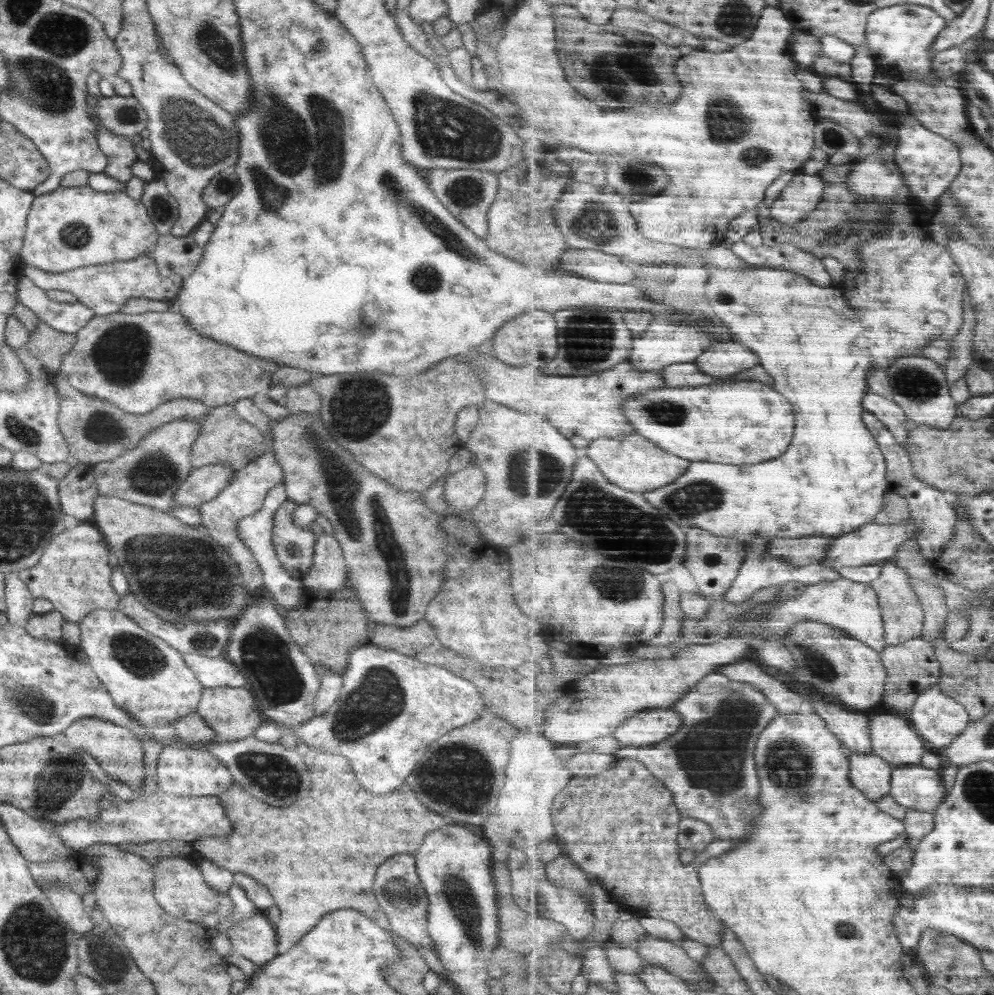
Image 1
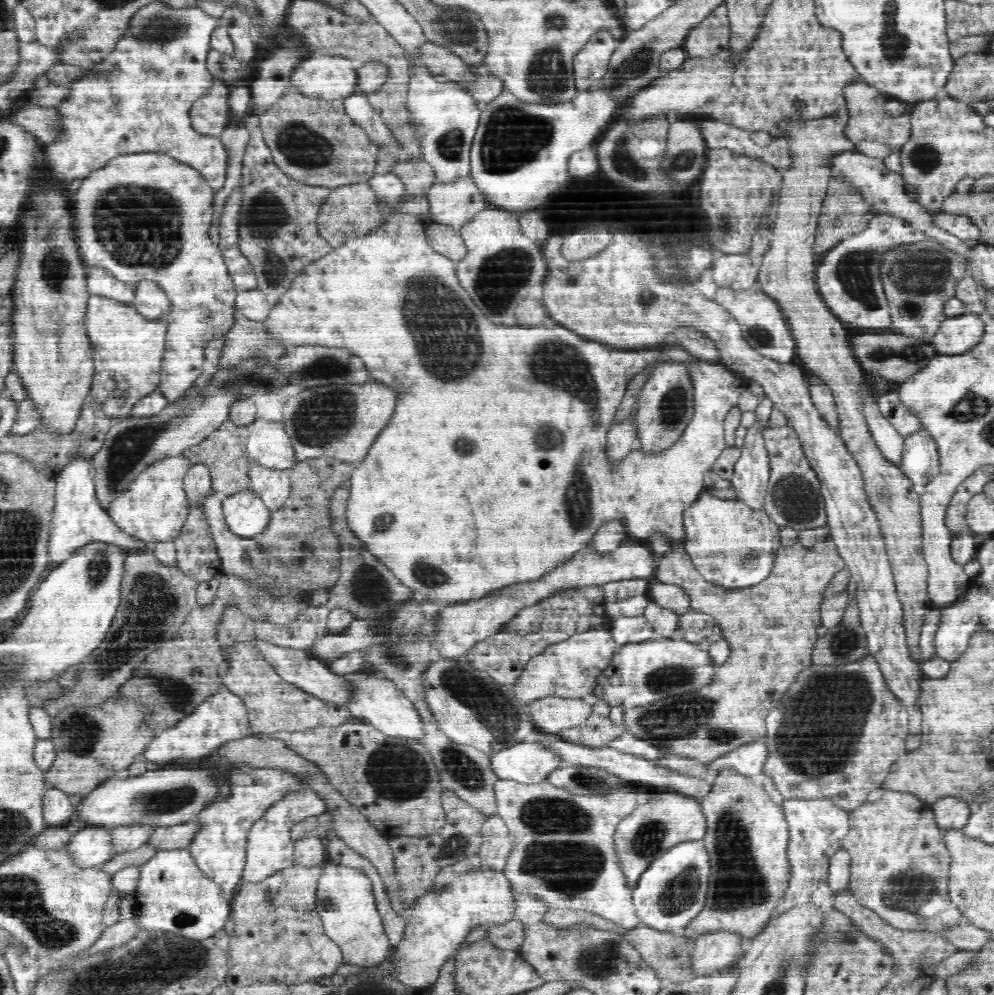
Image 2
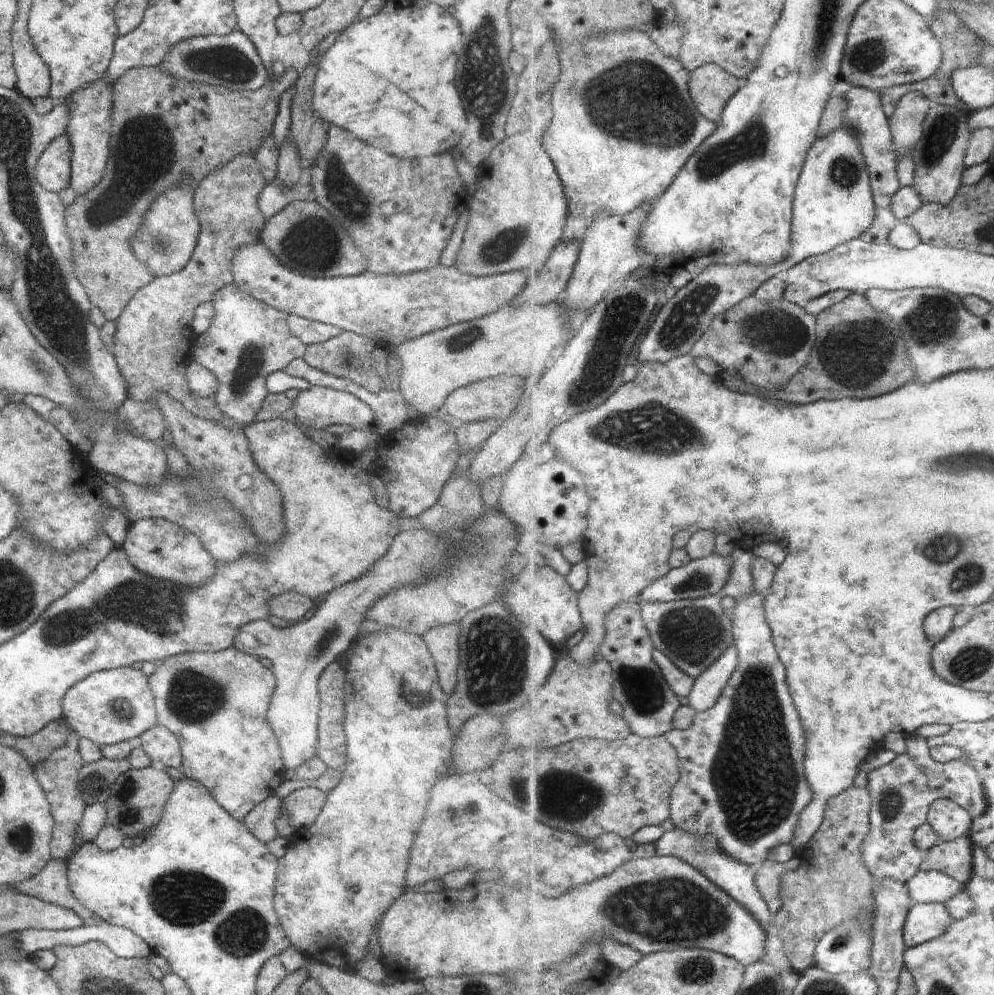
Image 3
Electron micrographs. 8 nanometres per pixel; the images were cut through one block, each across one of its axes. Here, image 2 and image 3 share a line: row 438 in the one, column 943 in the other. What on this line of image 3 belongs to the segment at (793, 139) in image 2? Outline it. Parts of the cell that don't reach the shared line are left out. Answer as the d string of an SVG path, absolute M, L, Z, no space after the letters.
M964 837L957 841L938 843L930 852L922 871L942 871L956 880L964 887L976 876L974 842L971 838Z

